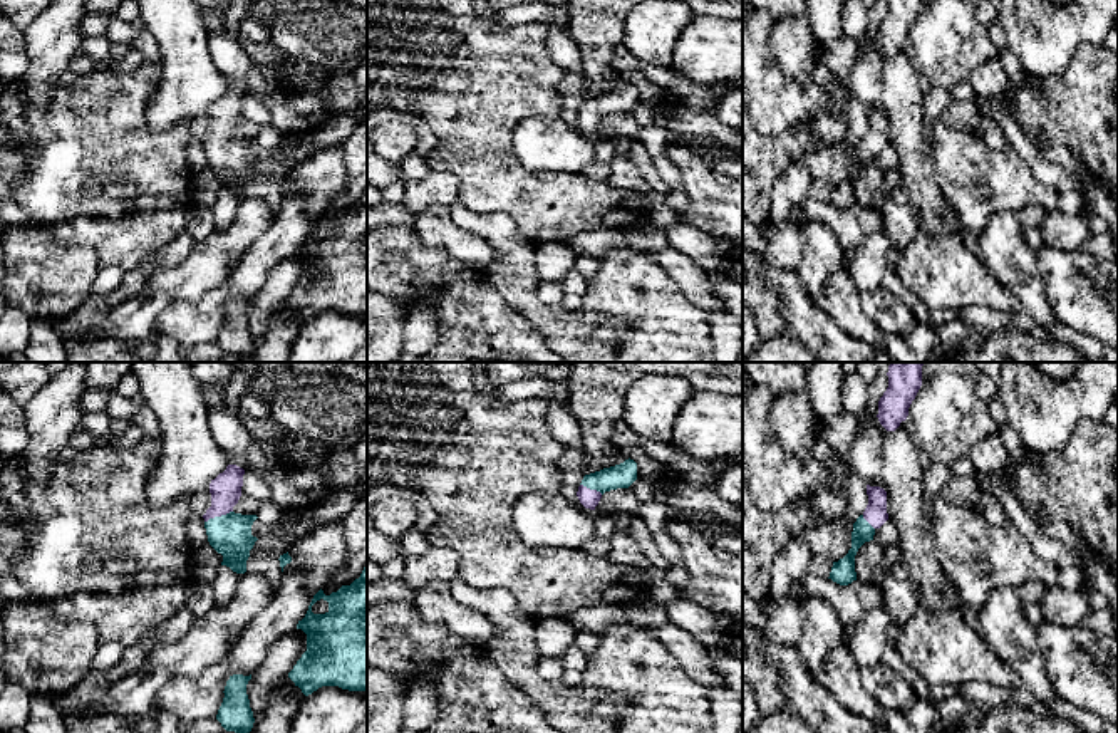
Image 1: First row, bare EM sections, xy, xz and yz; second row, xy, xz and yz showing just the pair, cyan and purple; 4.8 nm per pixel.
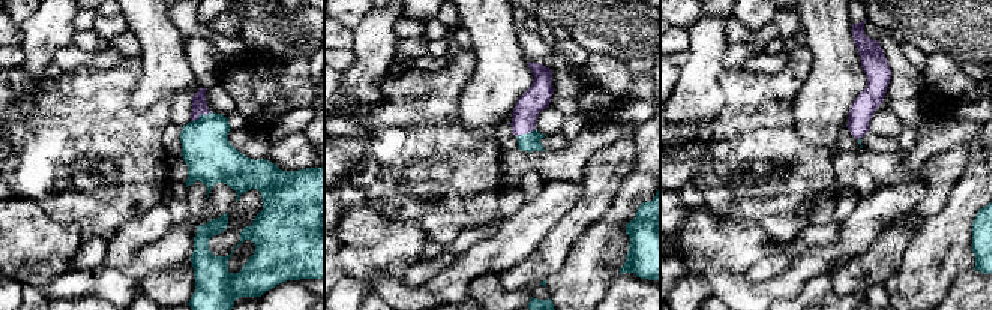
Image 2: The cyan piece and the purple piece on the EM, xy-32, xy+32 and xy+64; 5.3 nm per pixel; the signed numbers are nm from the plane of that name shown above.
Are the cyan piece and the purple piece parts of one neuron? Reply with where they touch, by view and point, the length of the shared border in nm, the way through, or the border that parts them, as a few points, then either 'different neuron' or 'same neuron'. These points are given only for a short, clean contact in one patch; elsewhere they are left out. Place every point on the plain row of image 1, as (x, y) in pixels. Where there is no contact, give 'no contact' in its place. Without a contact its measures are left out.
contact xy (218, 141); length 150 nm; way xy (230, 160), (218, 141), (225, 113); same neuron

